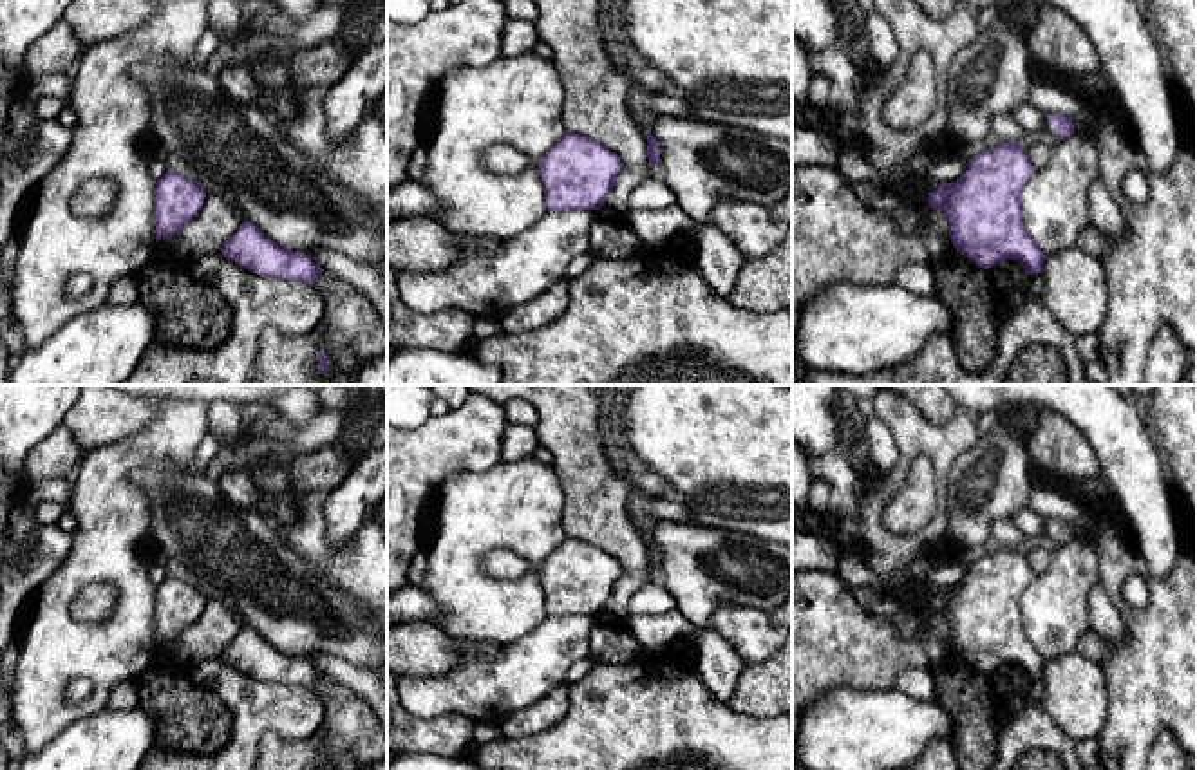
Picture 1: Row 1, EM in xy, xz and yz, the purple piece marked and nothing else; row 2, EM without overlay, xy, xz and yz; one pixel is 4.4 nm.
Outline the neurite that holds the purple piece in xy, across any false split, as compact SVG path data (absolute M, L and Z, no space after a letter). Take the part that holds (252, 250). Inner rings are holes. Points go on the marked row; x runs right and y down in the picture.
M244 221L219 249L240 268L264 277L315 284L324 273L306 253L284 249L269 240L257 226Z

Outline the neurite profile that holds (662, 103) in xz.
M653 90L651 112L656 117L671 116L678 119L694 119L689 110L689 105L682 99L680 94L673 96L662 90Z

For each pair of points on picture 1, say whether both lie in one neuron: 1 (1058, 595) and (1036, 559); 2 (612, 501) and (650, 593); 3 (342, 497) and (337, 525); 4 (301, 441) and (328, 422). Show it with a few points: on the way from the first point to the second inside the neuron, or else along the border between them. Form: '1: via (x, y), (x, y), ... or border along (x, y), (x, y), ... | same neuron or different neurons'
1: border along (1051, 554), (1051, 563), (1035, 575) | different neurons
2: border along (653, 577), (630, 599), (626, 615) | different neurons
3: via (342, 505), (342, 517) | same neuron
4: via (308, 438), (320, 429) | same neuron

